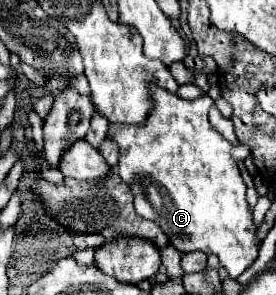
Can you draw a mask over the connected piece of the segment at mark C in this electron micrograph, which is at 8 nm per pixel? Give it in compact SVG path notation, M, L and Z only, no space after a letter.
M152 85L154 107L146 125L110 125L108 137L120 147L118 175L130 183L134 191L134 205L140 217L154 221L168 235L168 243L182 253L202 251L206 255L218 255L220 265L232 279L242 275L258 257L260 239L256 237L258 225L252 219L250 205L246 201L246 183L238 169L238 159L248 157L244 145L234 147L224 139L208 121L208 109L214 103L208 95L184 101L174 93L168 93Z

